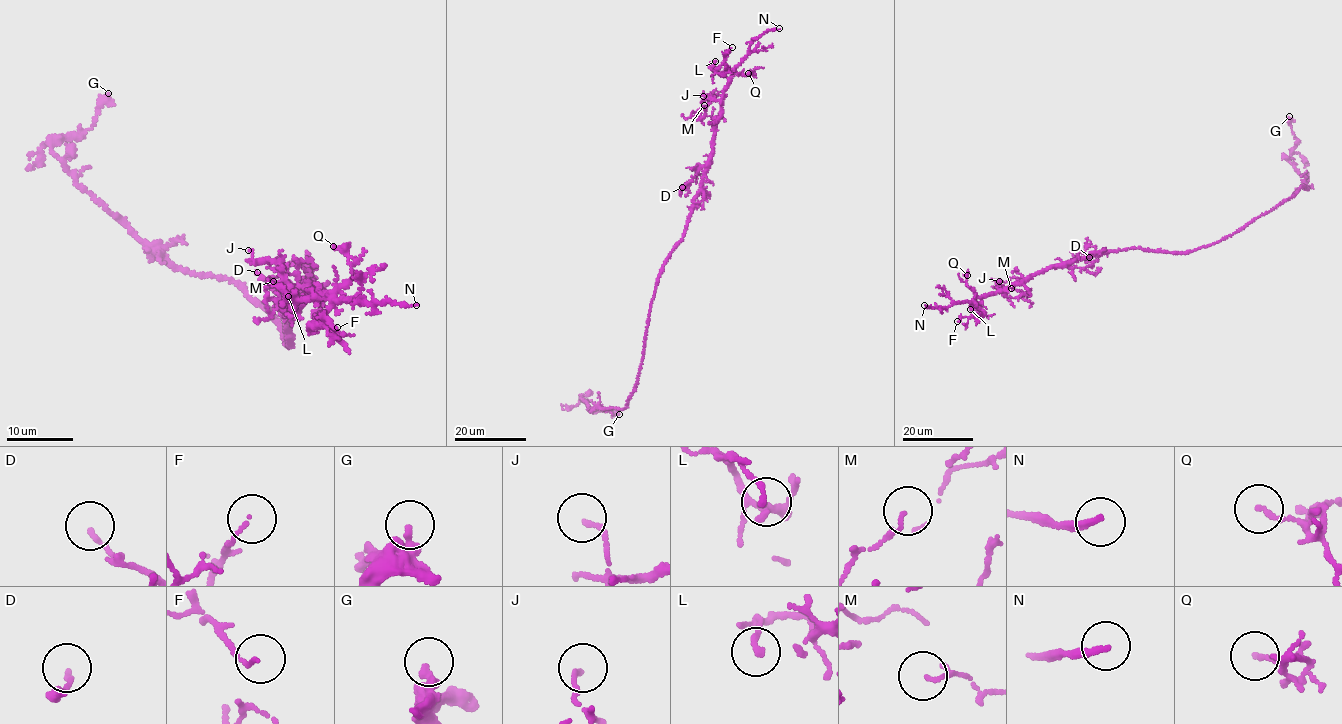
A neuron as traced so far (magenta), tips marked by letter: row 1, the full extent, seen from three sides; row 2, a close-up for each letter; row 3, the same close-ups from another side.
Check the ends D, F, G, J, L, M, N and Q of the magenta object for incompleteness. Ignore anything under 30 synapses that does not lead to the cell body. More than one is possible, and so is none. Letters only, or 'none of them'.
N

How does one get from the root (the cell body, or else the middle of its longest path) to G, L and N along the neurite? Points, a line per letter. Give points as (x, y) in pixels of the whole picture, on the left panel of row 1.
G: (289, 344), (280, 324), (241, 286), (178, 270), (78, 183), (52, 151), (54, 143), (89, 130), (108, 93)
L: (289, 344), (286, 327), (300, 307), (295, 289), (309, 282), (324, 295), (294, 299), (281, 287), (288, 296)
N: (289, 344), (286, 327), (300, 307), (295, 289), (313, 285), (309, 282), (316, 293), (337, 300), (416, 305)

